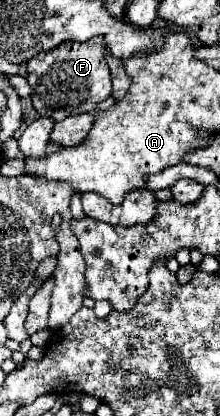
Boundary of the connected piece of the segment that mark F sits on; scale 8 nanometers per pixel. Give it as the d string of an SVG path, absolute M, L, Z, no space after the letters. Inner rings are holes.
M102 37L86 43L64 43L50 53L38 53L28 67L28 83L32 87L32 105L40 115L50 115L54 121L62 121L70 115L90 113L96 105L110 97L110 69L106 63L106 41Z

